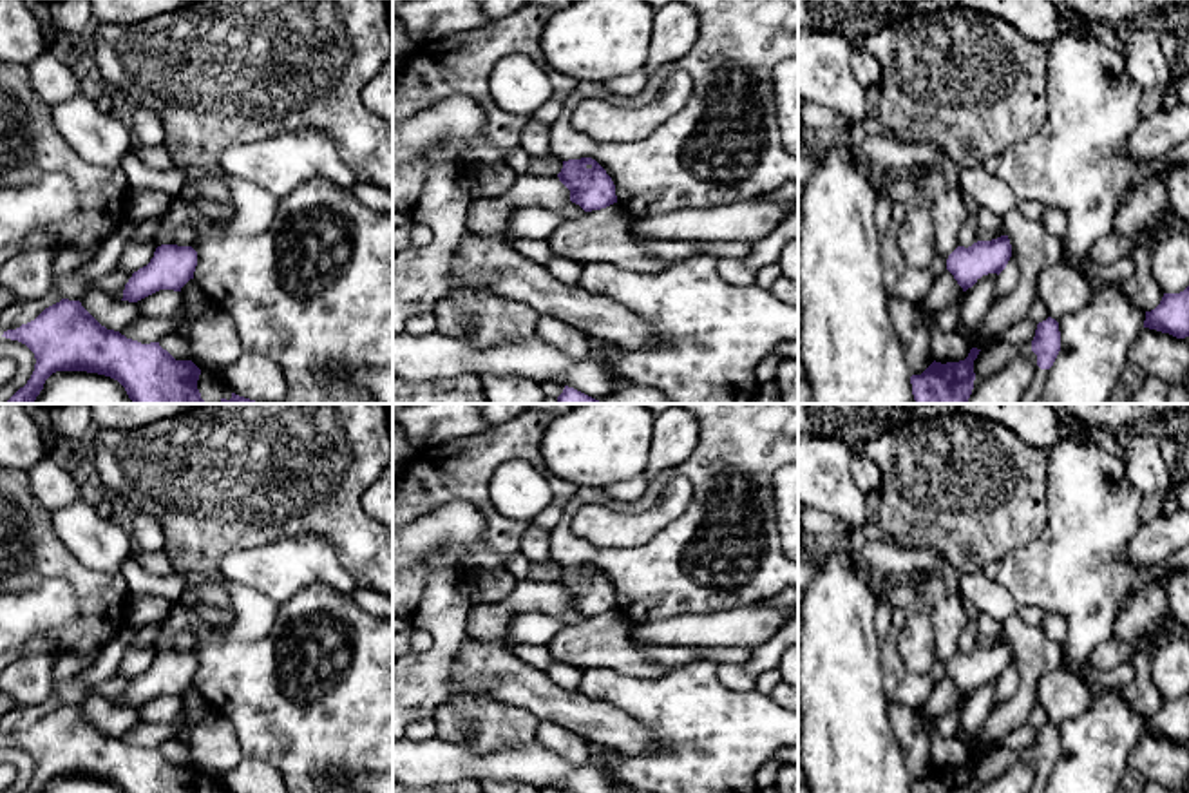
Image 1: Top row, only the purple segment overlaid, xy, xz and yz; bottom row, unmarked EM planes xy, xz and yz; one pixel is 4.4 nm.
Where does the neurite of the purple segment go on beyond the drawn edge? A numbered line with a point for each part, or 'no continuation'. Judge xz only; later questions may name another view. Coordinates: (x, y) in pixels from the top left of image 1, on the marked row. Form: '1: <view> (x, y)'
no continuation

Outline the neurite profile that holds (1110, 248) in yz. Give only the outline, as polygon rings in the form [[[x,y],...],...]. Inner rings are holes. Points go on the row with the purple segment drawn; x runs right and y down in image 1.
[[[1111,232],[1100,237],[1089,250],[1089,259],[1099,264],[1113,264],[1118,259],[1131,255],[1137,239]]]

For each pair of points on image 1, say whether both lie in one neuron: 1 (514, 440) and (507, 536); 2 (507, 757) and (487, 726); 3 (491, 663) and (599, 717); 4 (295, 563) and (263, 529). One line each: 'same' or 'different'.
1: same
2: different
3: same
4: different

